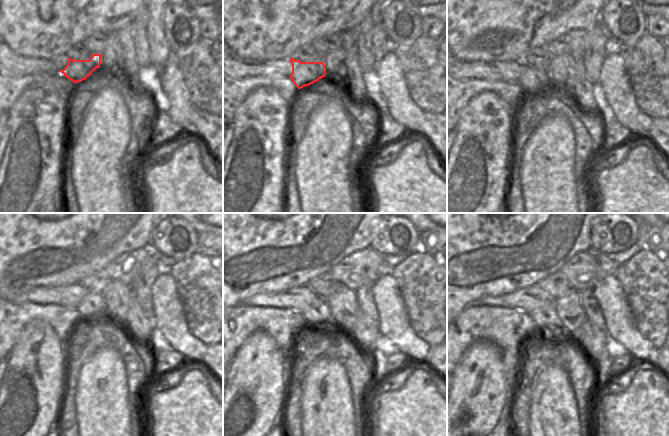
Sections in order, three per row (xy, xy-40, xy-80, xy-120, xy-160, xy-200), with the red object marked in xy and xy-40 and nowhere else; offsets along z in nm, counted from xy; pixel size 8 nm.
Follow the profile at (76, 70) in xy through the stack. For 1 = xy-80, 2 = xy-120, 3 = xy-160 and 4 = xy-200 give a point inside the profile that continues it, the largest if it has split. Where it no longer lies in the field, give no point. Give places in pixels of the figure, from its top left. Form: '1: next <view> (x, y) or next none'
1: next xy-80 (532, 80)
2: next xy-120 (92, 305)
3: next xy-160 (319, 312)
4: next xy-200 (545, 318)

